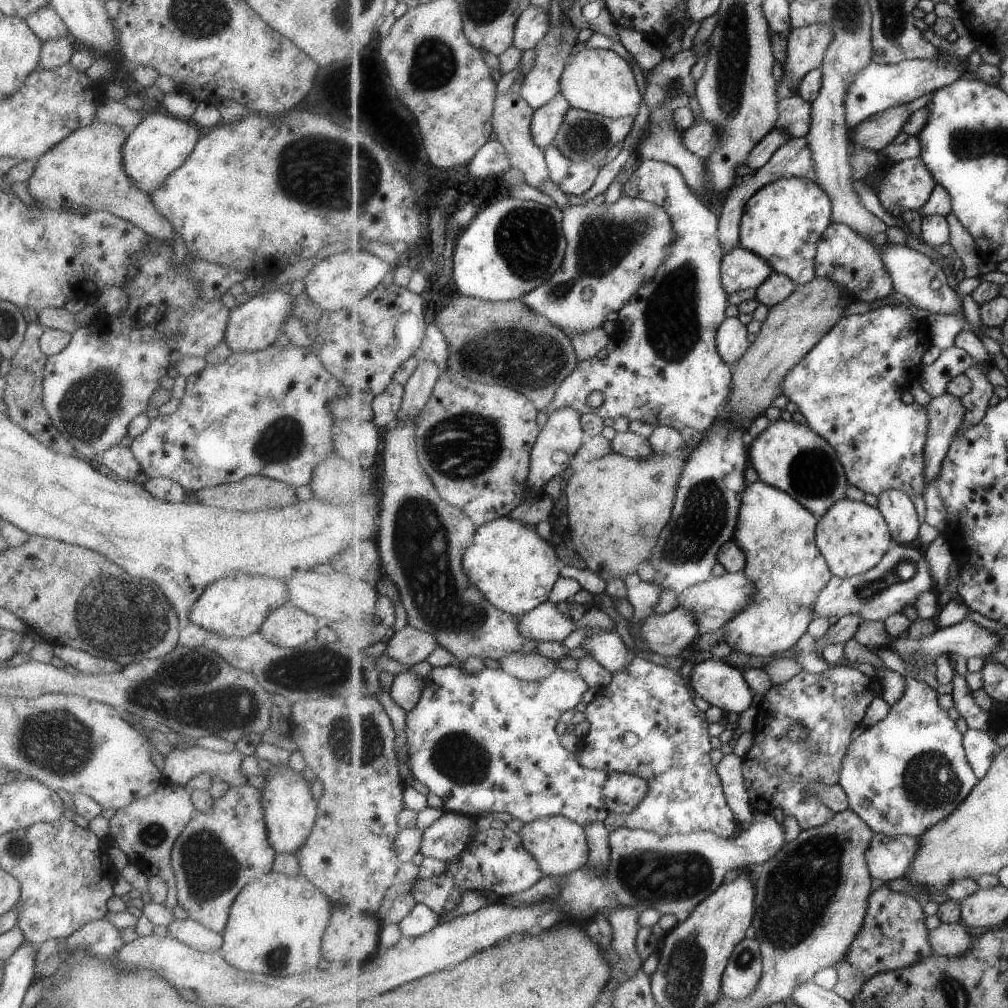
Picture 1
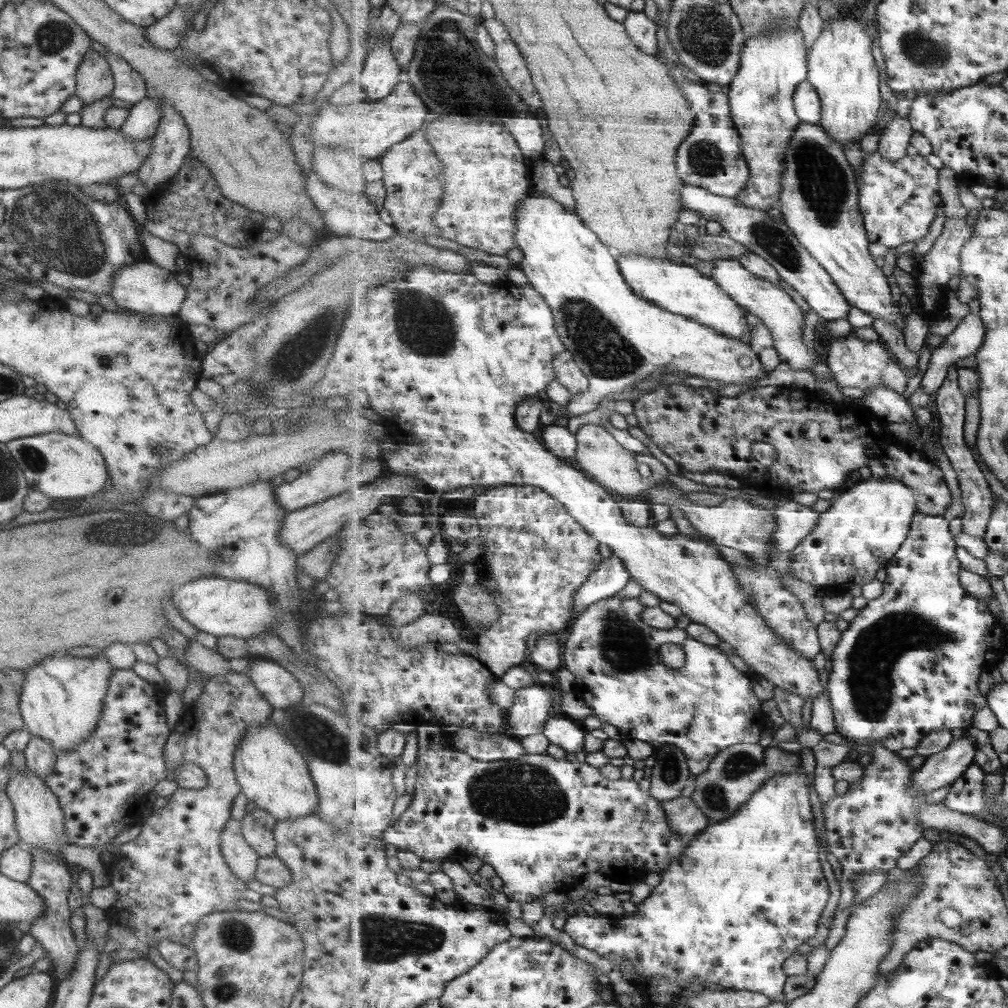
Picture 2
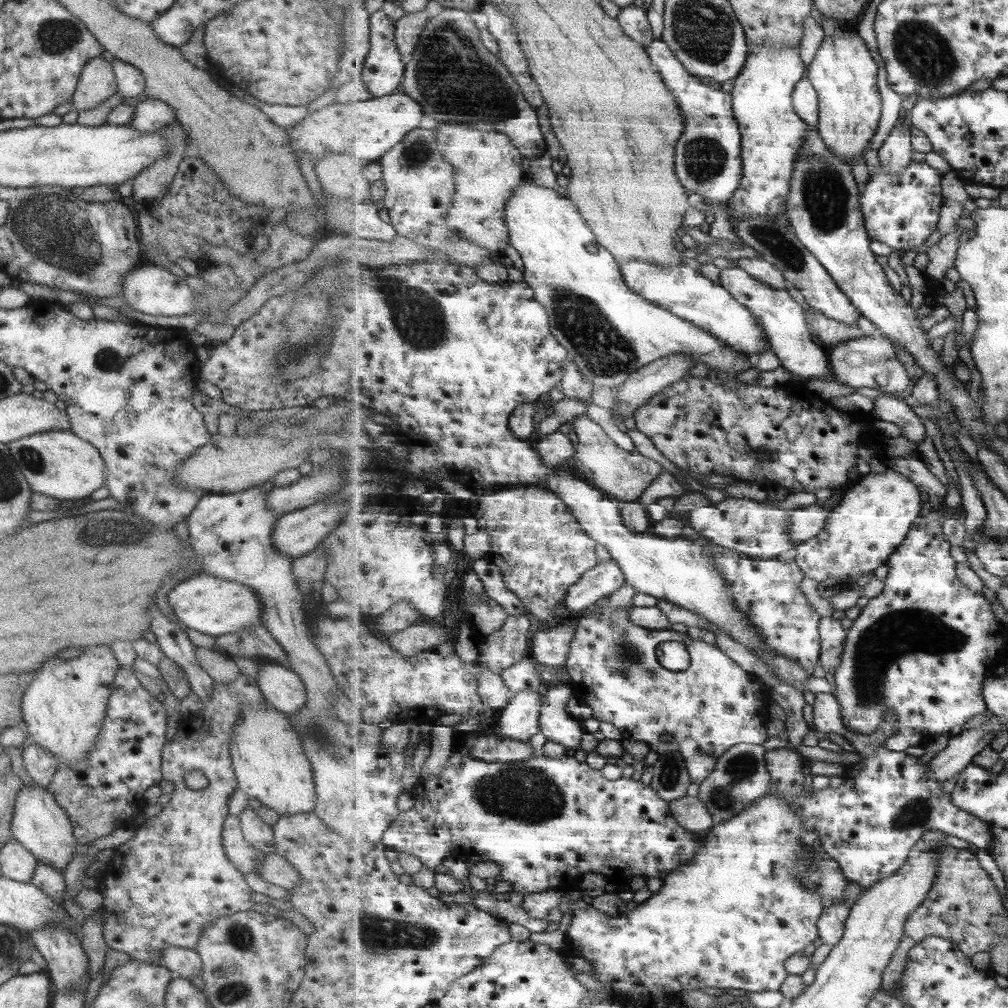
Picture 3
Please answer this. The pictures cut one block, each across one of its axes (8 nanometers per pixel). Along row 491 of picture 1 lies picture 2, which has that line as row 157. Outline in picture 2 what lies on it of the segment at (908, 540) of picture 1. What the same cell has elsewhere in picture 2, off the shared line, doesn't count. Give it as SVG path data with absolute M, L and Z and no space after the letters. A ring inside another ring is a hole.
M895 116L894 120L891 120L890 124L882 132L878 152L886 160L892 160L892 162L900 160L900 158L908 154L907 147L909 147L909 144L911 145L911 140L915 132L908 118Z

